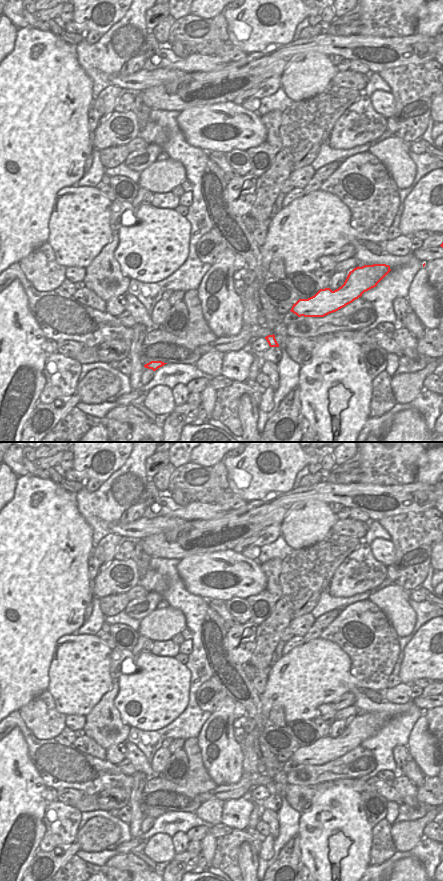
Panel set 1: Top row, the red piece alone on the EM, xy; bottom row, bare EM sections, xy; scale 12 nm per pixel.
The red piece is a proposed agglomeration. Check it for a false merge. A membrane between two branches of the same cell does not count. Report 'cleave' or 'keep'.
keep

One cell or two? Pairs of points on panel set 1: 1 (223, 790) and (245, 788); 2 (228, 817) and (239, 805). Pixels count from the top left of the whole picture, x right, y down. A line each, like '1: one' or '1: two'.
1: one
2: one

